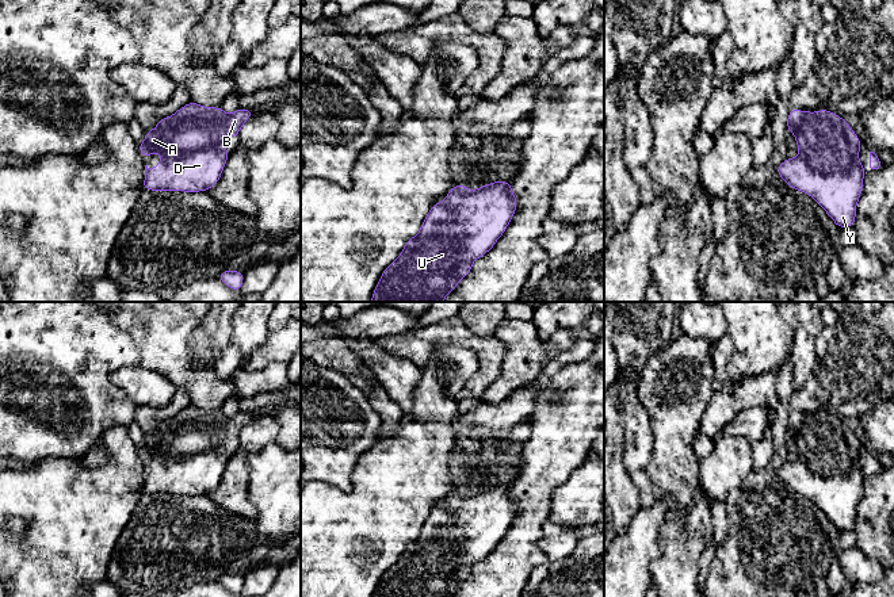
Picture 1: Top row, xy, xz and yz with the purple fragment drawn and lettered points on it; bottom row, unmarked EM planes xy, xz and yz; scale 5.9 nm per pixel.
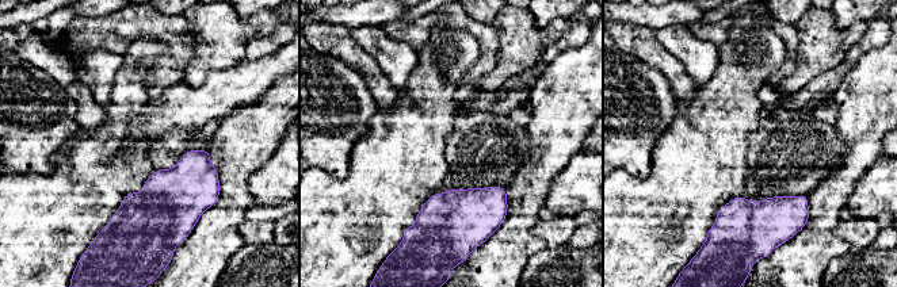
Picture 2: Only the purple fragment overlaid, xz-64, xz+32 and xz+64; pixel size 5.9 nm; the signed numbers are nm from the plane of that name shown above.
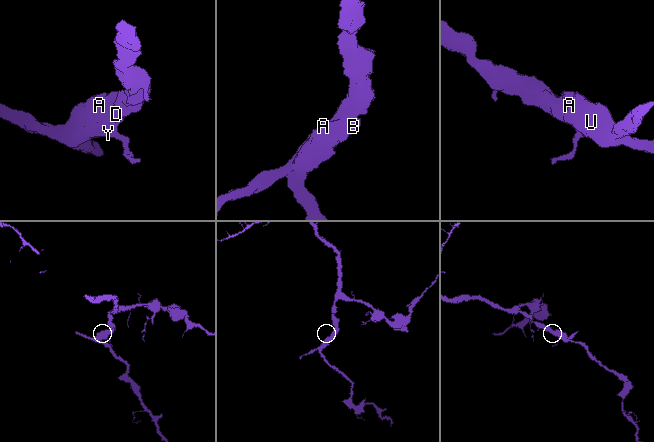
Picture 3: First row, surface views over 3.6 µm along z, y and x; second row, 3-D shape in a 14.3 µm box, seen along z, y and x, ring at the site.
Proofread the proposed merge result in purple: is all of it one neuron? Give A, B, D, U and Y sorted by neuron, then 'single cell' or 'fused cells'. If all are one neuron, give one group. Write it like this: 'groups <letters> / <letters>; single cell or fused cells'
groups A B D U Y; single cell

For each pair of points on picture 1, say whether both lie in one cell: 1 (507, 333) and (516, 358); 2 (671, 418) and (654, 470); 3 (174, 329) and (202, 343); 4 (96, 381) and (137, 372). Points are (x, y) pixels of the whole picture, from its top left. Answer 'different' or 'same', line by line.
1: same
2: same
3: different
4: different

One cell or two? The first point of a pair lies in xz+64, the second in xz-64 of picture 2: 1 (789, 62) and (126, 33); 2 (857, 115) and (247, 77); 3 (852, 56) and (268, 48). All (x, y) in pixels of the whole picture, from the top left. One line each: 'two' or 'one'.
1: one
2: two
3: one

